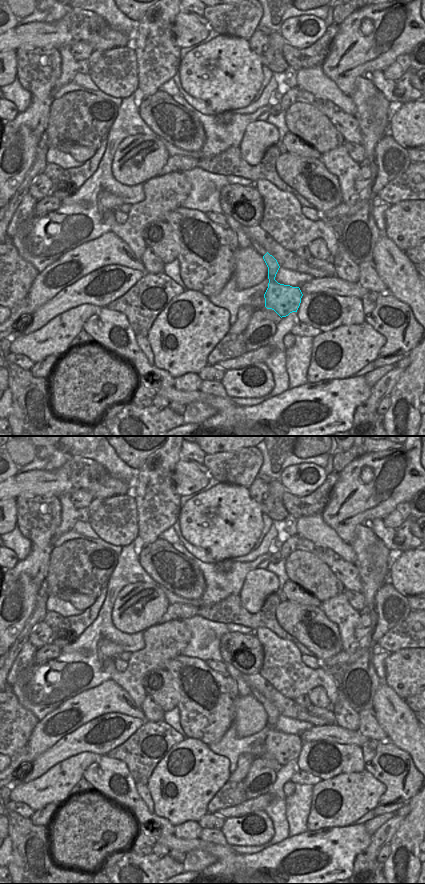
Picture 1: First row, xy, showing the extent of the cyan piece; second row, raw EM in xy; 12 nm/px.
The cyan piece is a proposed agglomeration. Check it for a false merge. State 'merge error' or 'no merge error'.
no merge error

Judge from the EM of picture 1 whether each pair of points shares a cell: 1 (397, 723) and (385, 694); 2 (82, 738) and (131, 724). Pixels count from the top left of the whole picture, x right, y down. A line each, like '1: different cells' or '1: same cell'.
1: same cell
2: same cell

